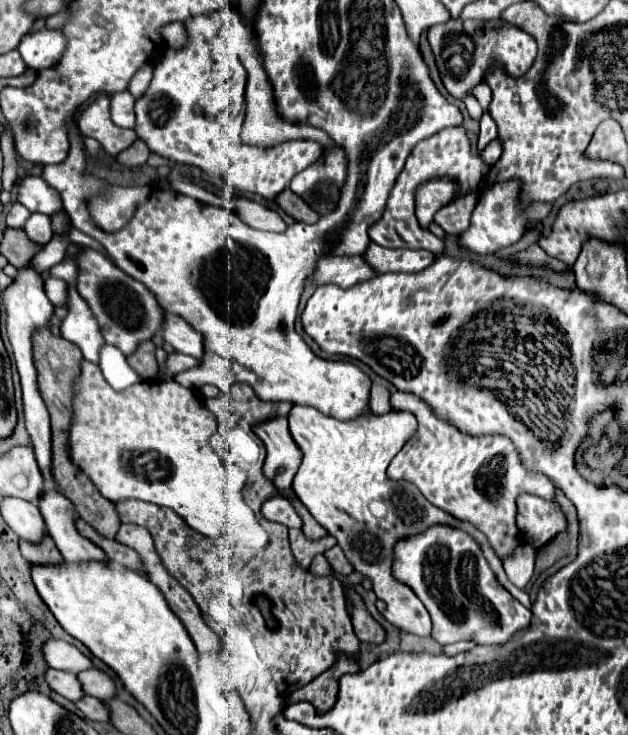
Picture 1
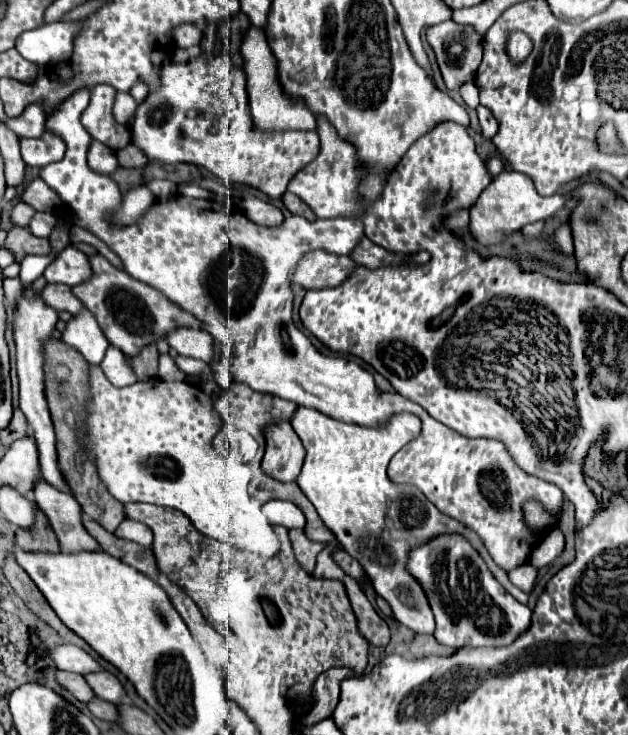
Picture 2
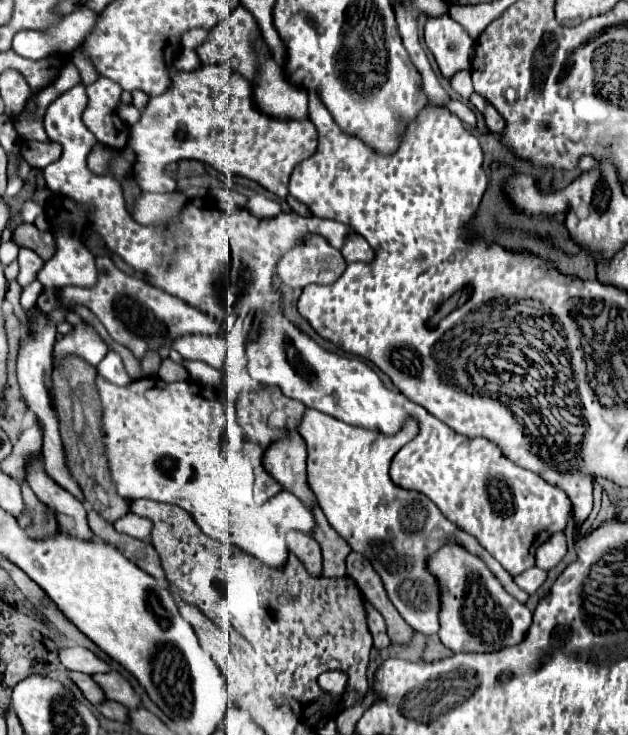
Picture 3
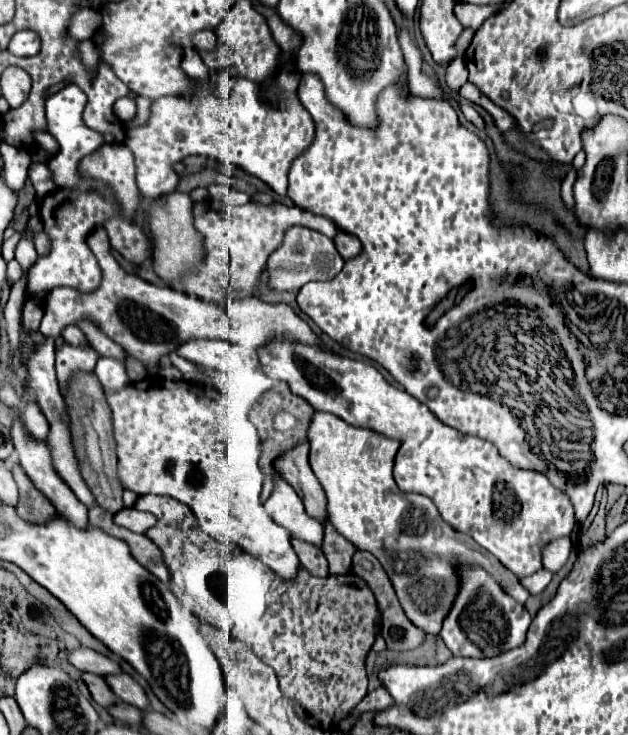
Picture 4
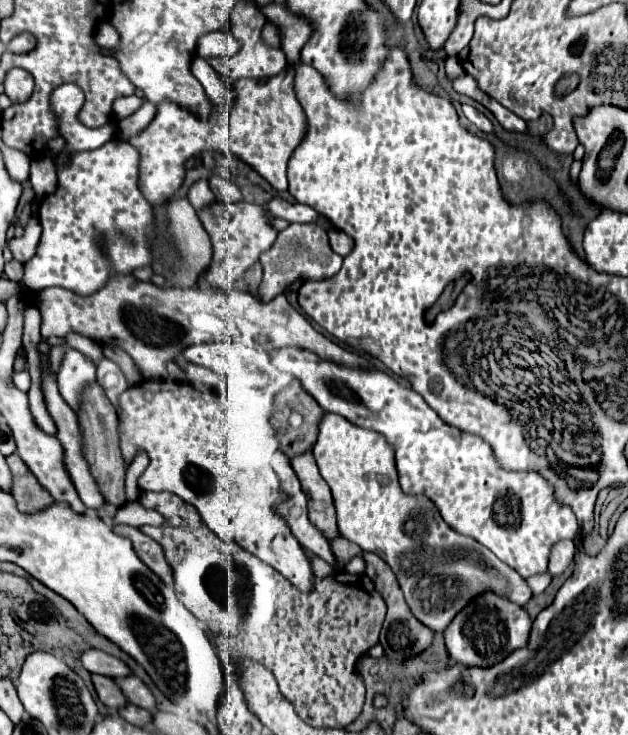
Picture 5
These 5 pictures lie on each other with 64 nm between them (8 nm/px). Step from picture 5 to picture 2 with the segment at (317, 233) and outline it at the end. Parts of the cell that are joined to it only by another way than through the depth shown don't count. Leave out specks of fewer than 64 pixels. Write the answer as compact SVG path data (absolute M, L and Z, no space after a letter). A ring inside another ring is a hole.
M318 250L318 252L306 254L300 260L292 278L296 284L304 286L306 290L340 286L342 280L346 280L356 266L358 264L350 256L336 256L336 254Z

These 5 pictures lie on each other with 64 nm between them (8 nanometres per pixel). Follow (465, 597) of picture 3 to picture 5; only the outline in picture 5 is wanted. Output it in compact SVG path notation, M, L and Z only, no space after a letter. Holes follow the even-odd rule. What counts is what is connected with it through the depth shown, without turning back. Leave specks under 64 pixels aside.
M482 592L454 616L448 630L444 630L444 640L454 662L466 666L492 666L528 642L530 626L532 620L522 606L512 604L494 592Z

